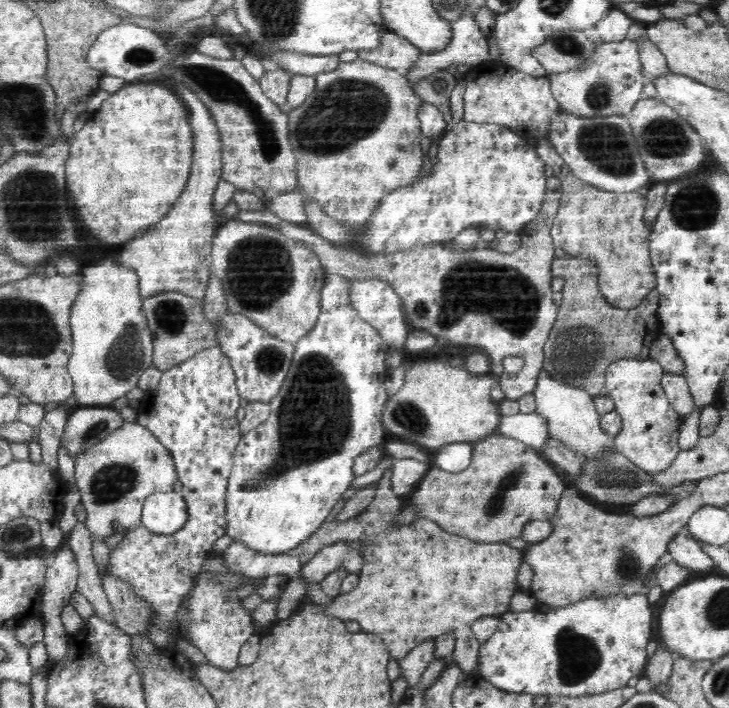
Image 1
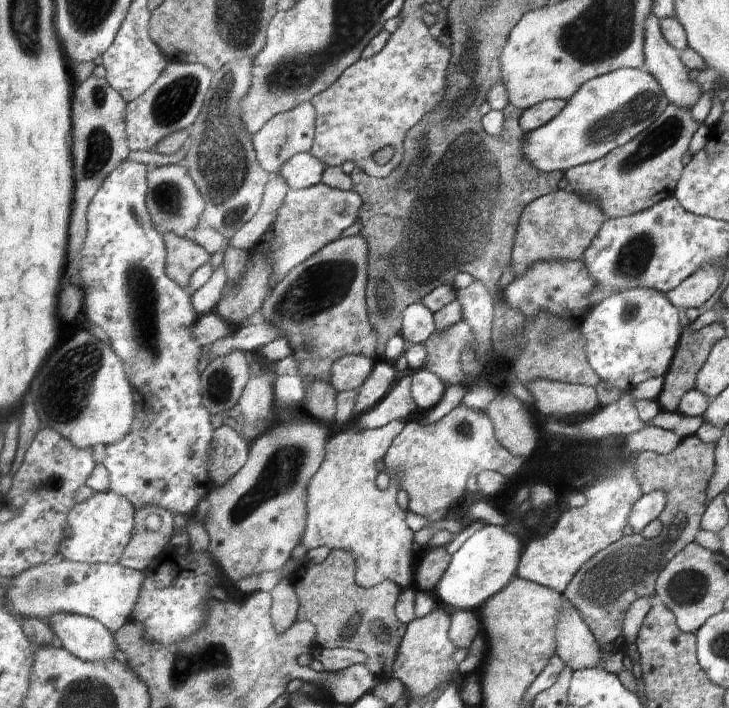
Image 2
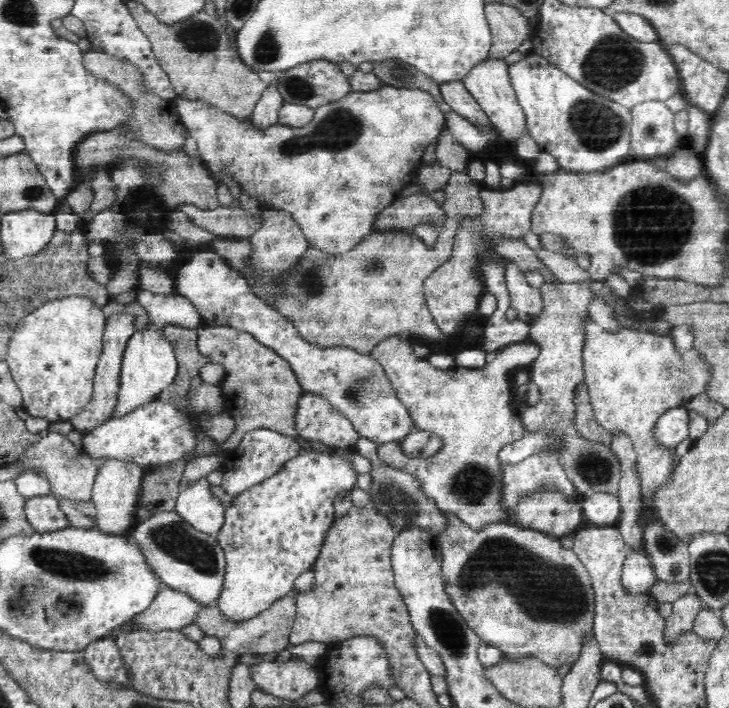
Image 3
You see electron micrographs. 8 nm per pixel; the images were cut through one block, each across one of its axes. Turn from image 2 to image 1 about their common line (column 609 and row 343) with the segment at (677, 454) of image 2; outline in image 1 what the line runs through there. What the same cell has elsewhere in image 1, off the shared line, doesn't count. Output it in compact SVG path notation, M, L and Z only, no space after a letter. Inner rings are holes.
M568 256L562 260L556 260L556 276L564 279L564 285L560 294L560 312L558 312L555 326L552 326L551 334L544 344L543 370L556 379L586 388L591 397L607 395L604 374L606 374L610 363L621 358L636 357L638 359L644 344L653 341L654 337L651 333L658 334L662 331L659 320L659 292L657 289L652 289L636 308L619 309L608 303L606 297L598 291L598 272L599 267L588 257Z

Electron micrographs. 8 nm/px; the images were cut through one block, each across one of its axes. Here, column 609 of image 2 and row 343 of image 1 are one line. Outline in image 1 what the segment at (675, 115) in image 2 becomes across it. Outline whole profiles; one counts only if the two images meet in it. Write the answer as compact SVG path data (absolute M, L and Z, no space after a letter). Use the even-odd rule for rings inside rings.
M174 291L142 299L148 327L152 331L152 347L154 347L152 366L165 371L192 358L192 355L200 349L218 345L215 327L205 317L203 302L202 298L192 298Z

